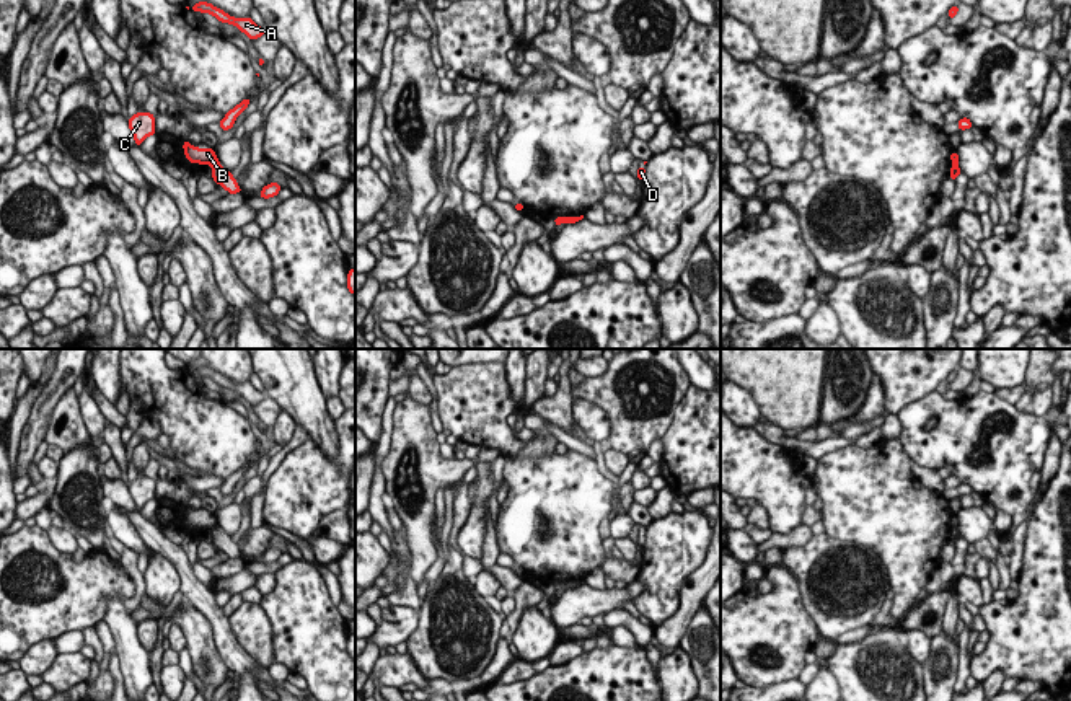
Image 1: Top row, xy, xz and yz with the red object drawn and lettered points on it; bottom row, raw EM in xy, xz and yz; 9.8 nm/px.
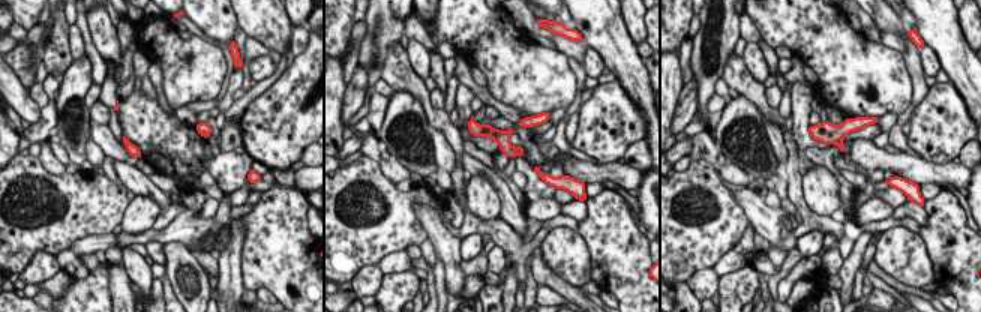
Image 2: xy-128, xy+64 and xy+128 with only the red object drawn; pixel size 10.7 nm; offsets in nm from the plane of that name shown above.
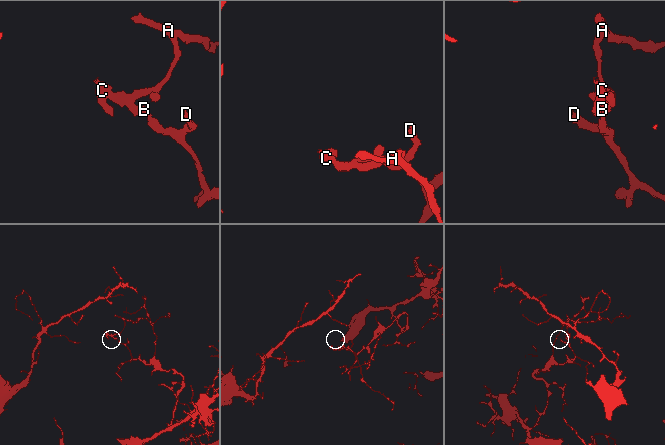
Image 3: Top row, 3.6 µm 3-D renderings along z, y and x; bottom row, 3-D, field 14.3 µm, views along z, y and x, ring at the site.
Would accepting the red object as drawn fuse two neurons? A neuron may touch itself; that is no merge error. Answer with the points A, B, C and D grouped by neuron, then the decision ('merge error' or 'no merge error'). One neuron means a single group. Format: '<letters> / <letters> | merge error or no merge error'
A B C / D | merge error

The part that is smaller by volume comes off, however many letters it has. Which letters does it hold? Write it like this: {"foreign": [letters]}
{"foreign": ["A", "B", "C"]}

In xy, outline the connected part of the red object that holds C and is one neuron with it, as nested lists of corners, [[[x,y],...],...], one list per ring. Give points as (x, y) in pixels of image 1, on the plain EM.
[[[137,478],[129,486],[129,494],[135,504],[135,510],[140,512],[145,502],[155,500],[155,481],[150,478]]]

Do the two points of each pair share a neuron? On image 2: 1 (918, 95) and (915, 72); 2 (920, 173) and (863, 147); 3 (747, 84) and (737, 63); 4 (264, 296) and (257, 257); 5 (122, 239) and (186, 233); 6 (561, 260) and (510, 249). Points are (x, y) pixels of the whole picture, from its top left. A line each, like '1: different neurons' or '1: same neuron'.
1: same neuron
2: same neuron
3: same neuron
4: different neurons
5: same neuron
6: different neurons

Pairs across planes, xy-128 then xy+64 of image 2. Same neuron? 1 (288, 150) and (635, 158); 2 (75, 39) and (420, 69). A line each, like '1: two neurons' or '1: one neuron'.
1: two neurons
2: one neuron

